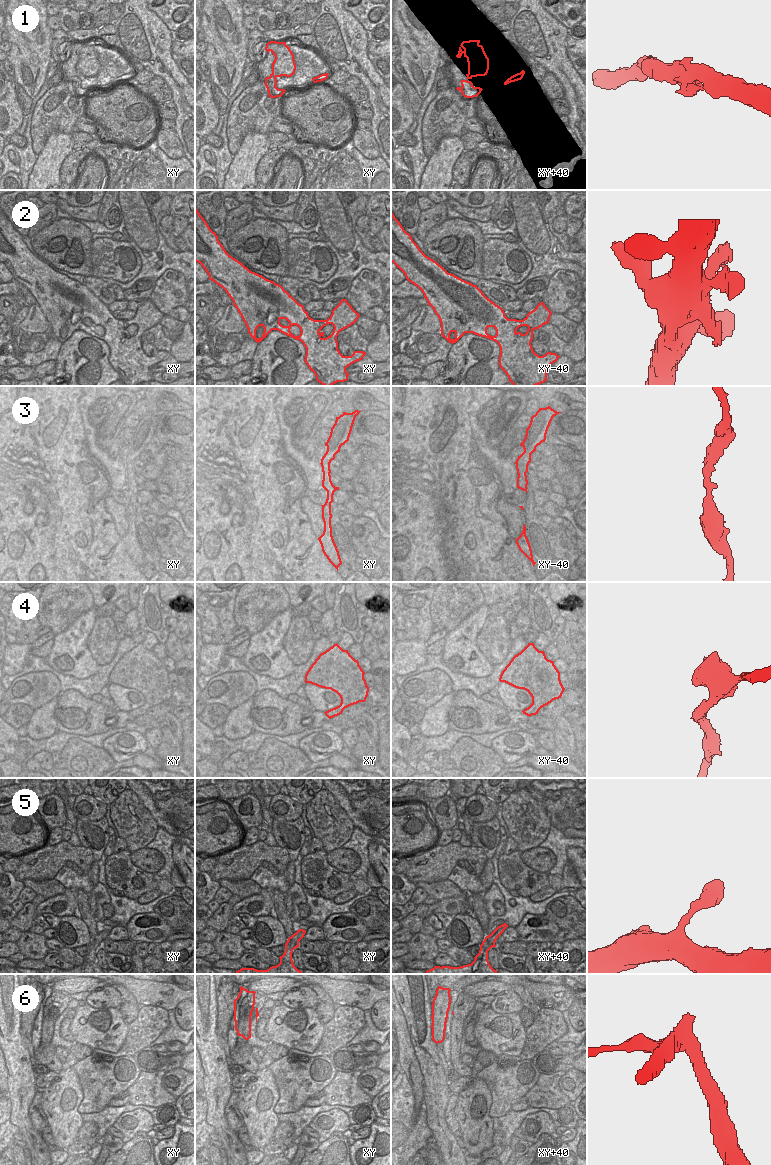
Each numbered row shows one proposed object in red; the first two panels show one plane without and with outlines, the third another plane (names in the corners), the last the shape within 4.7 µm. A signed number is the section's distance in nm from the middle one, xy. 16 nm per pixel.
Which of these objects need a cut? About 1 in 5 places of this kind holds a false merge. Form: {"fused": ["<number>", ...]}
{"fused": ["6"]}

